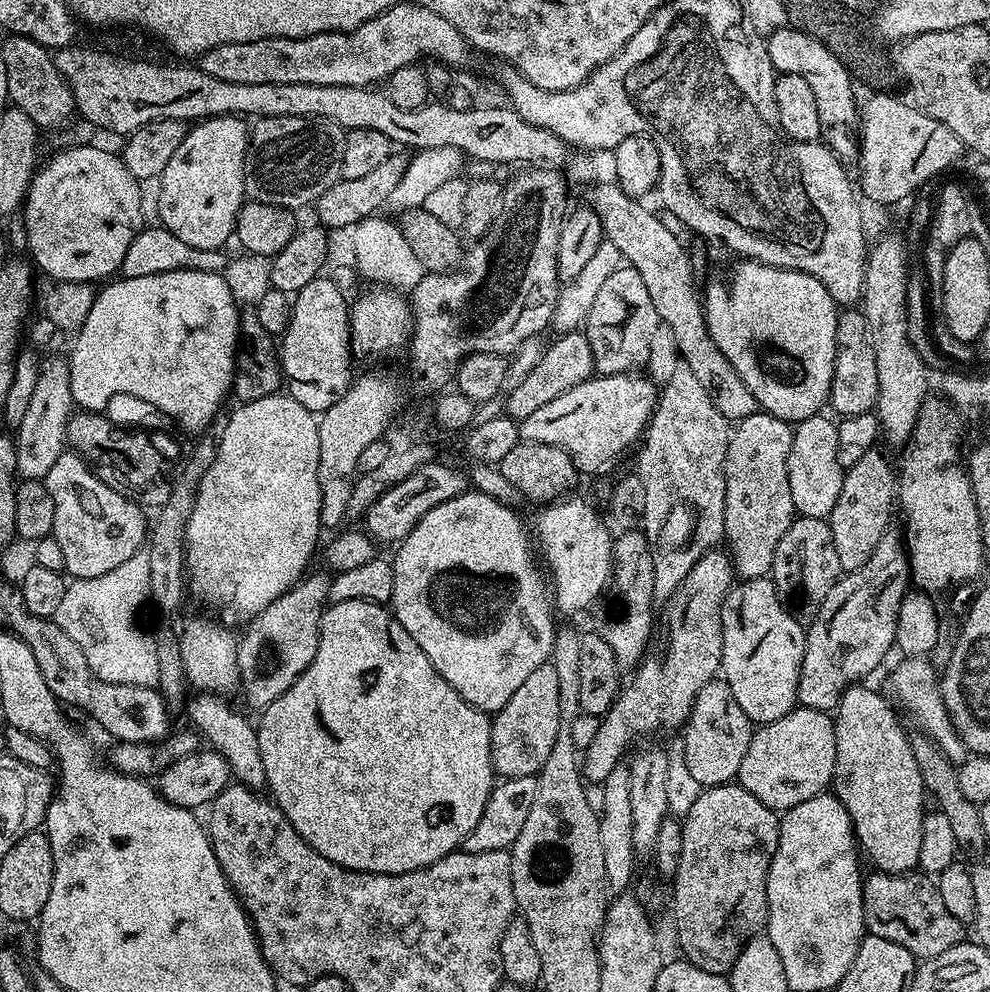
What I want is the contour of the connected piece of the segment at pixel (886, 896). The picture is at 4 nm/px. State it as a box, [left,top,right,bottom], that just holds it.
[863,870,966,958]

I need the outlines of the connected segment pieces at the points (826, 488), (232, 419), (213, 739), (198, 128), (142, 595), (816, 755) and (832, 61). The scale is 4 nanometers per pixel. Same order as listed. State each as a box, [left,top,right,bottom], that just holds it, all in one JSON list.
[[788,414,846,519],[184,394,322,622],[186,691,266,790],[158,116,249,251],[54,551,159,688],[736,706,836,814],[767,26,859,159]]

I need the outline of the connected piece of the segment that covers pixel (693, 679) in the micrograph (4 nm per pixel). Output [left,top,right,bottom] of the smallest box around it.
[582,550,734,782]

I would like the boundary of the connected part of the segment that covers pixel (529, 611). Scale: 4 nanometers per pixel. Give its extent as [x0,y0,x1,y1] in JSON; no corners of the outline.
[390,490,557,714]

